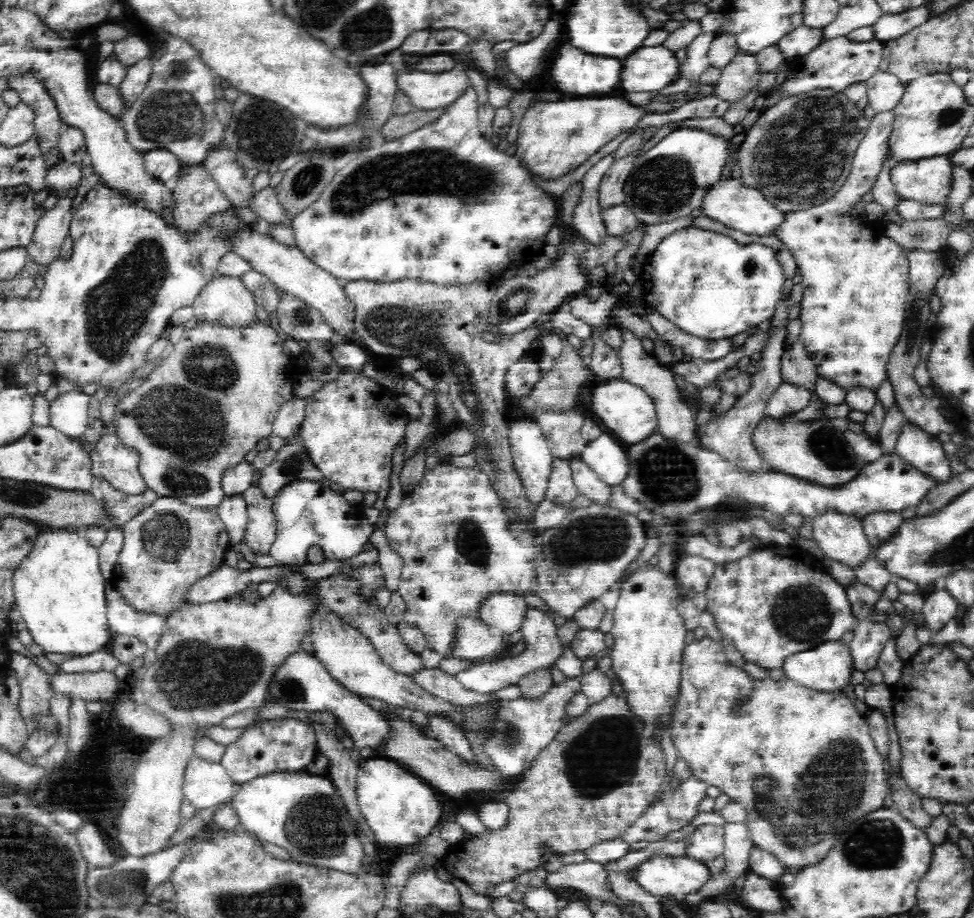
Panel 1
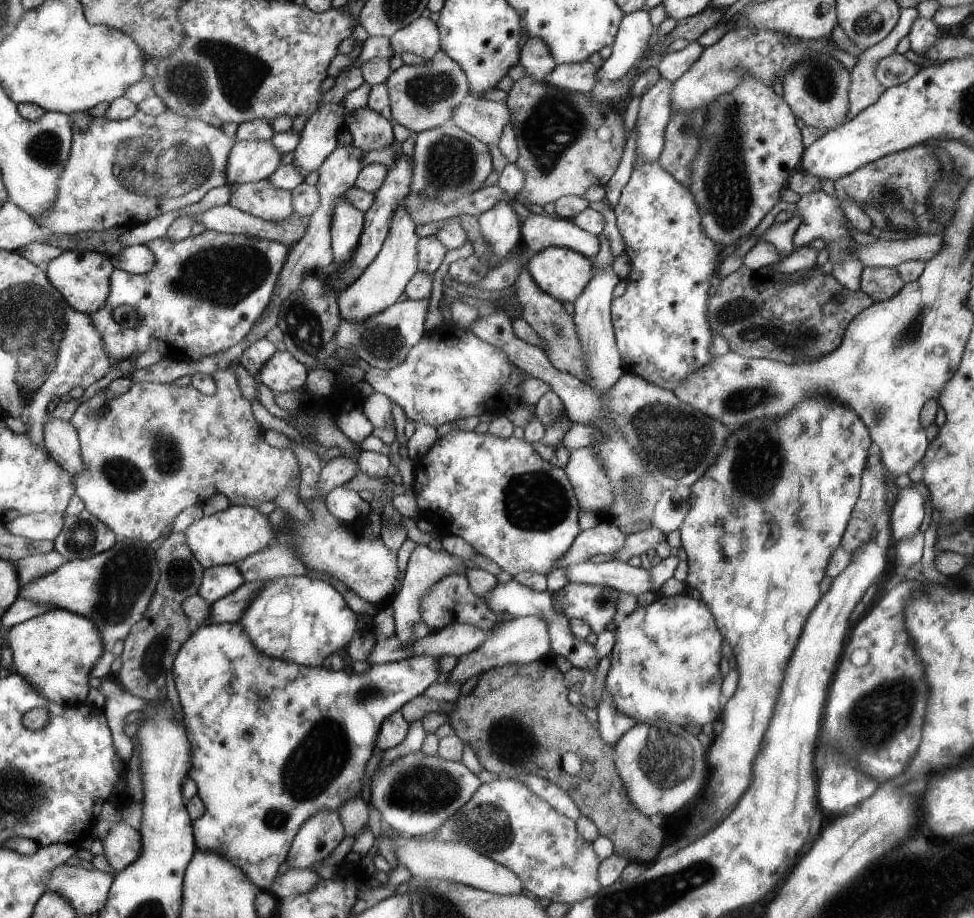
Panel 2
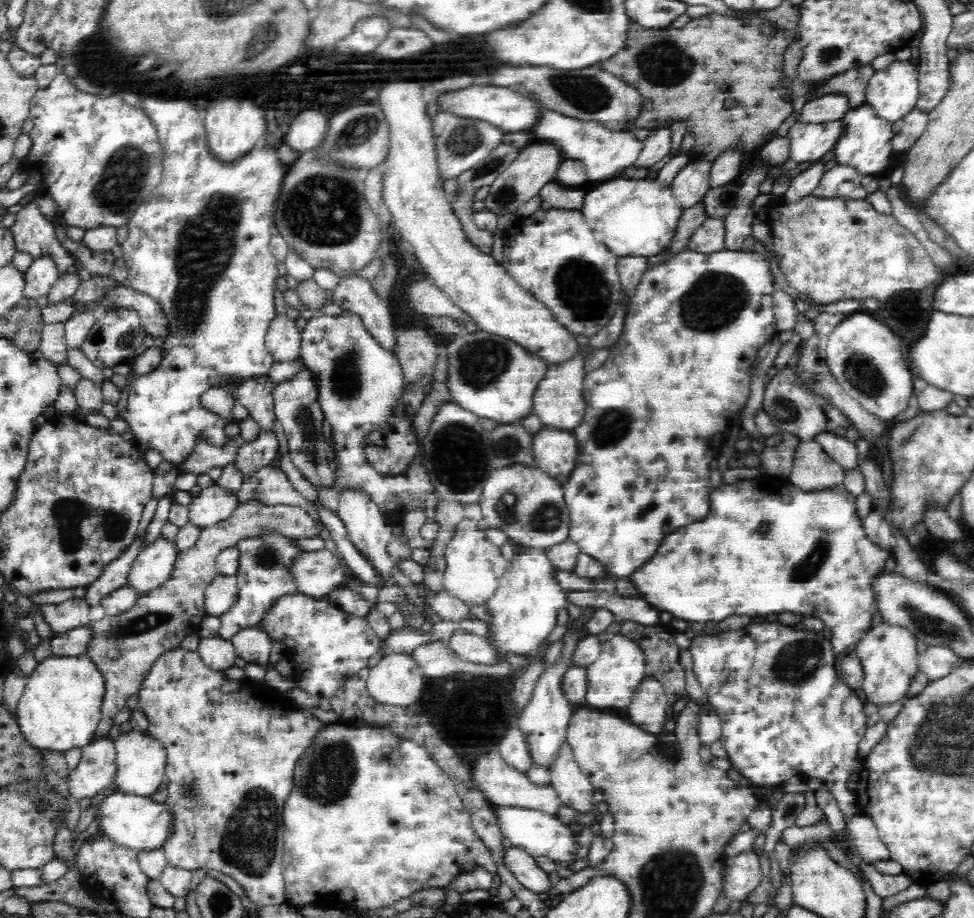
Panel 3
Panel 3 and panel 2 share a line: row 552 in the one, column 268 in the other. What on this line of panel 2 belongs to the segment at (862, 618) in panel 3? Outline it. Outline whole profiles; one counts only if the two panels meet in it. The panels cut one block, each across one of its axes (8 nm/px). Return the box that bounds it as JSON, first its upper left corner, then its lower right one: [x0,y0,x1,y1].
[172,622,440,891]

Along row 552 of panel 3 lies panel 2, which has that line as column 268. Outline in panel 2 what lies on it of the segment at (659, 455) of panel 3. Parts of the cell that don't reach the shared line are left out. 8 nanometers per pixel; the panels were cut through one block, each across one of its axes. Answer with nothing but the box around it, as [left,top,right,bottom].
[238,576,358,668]

